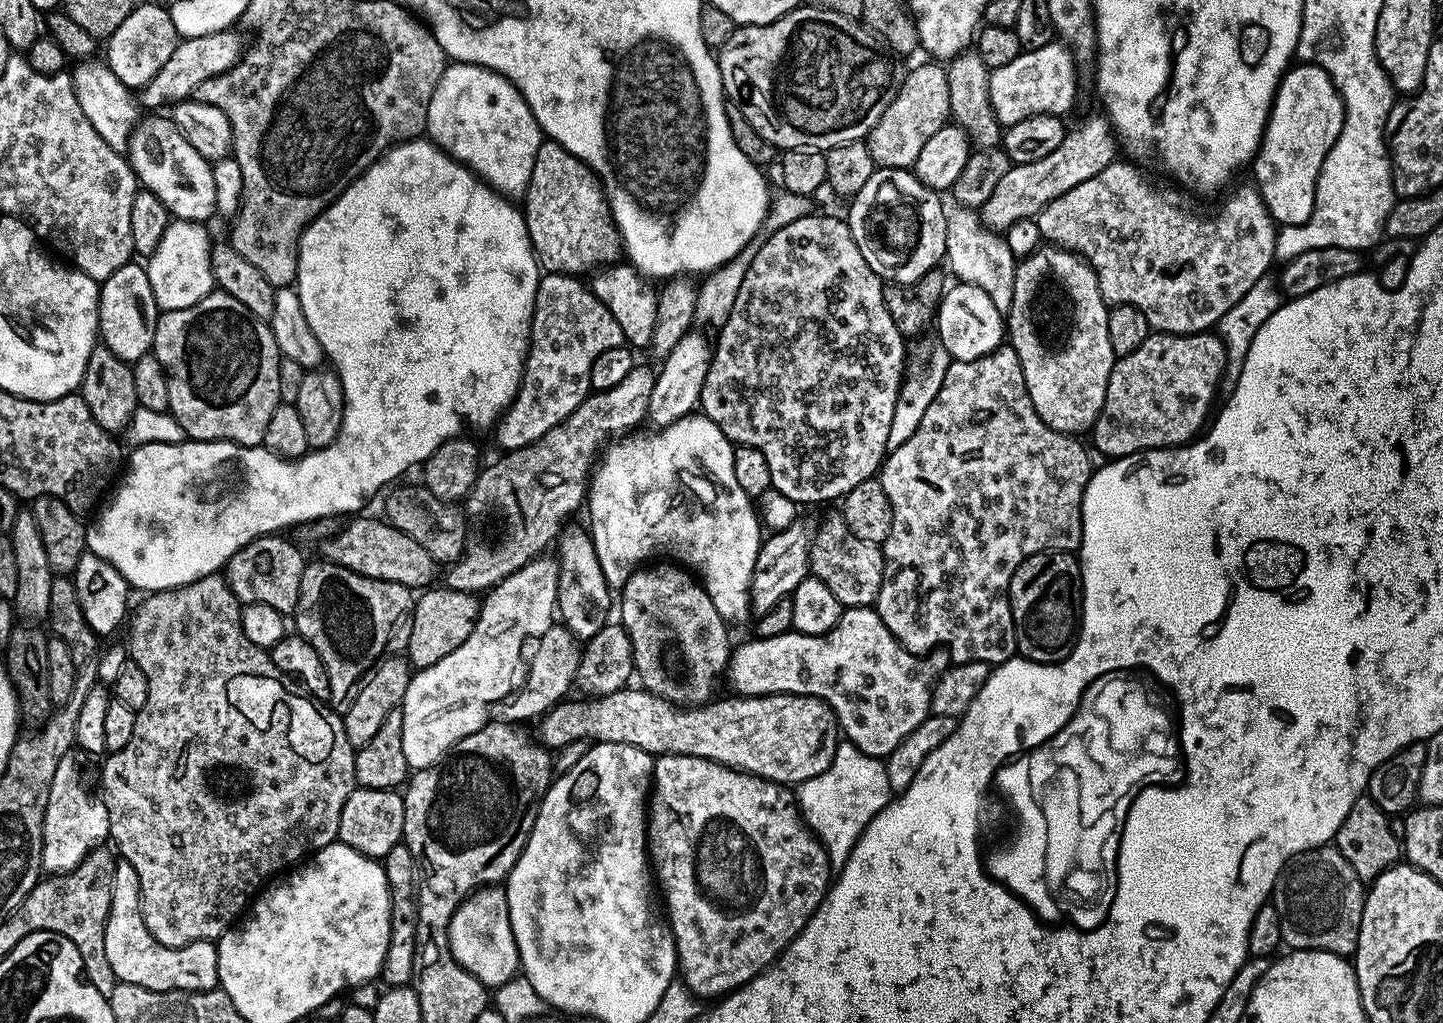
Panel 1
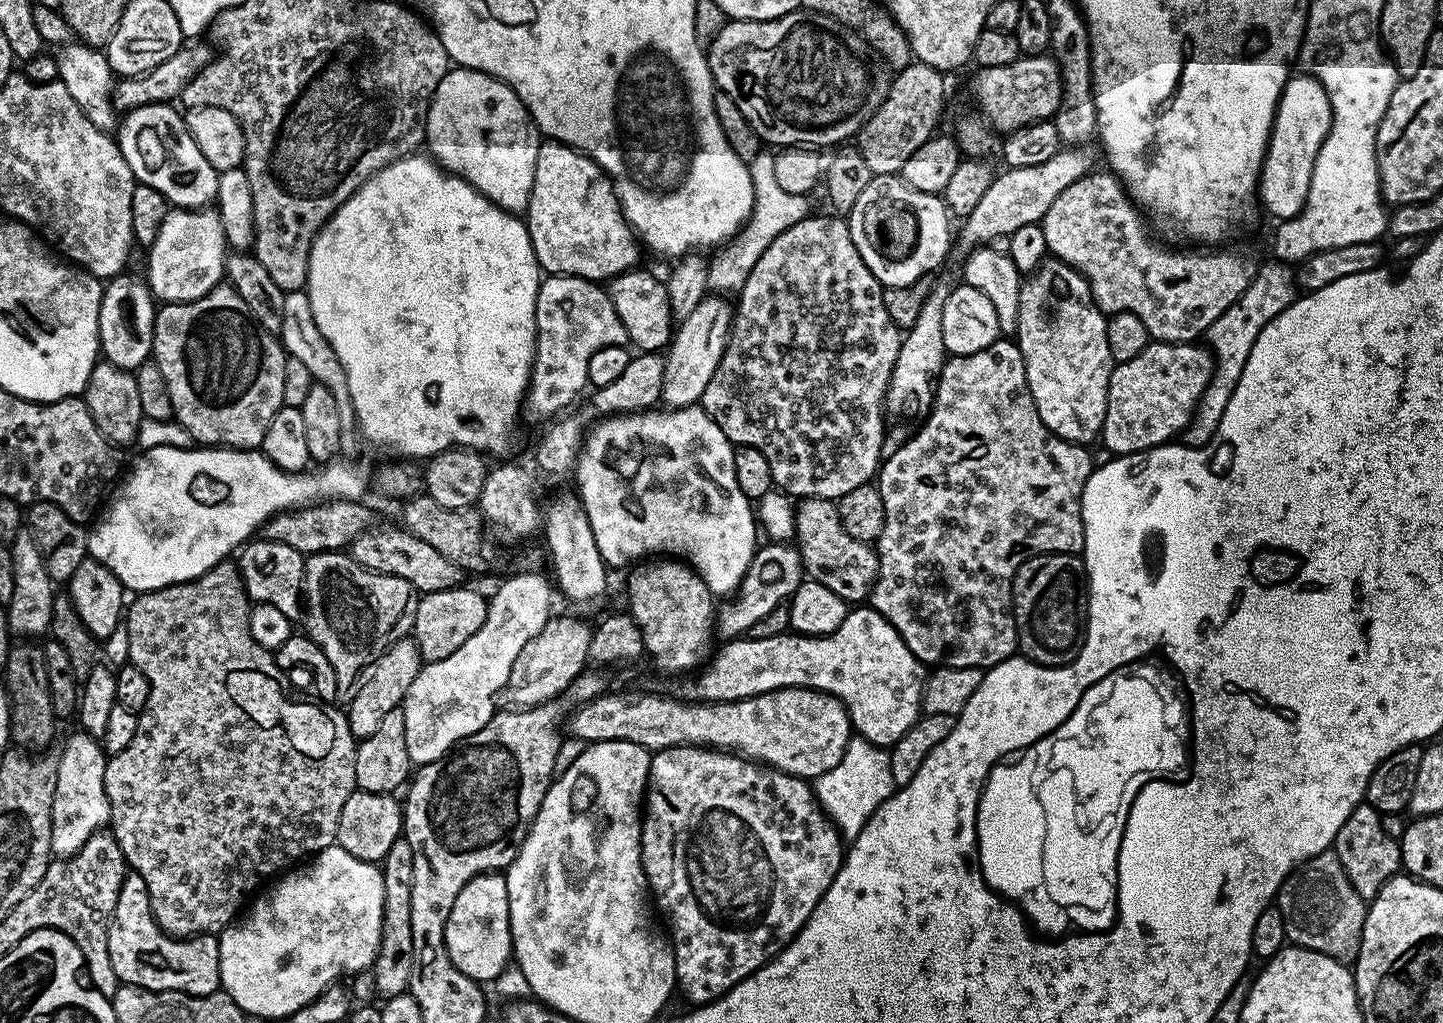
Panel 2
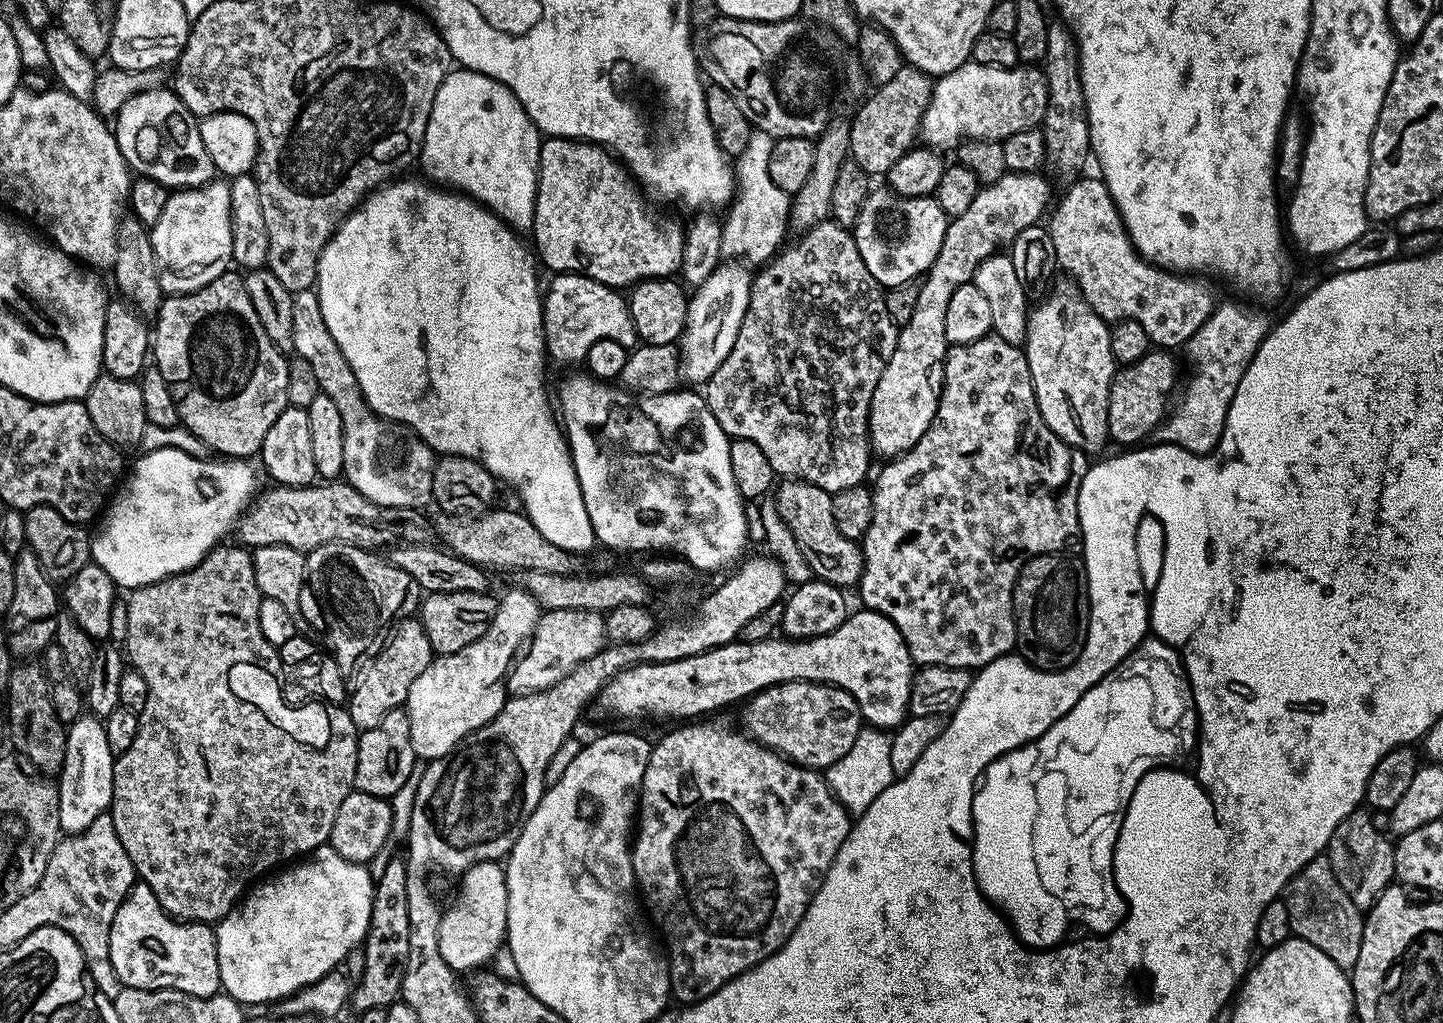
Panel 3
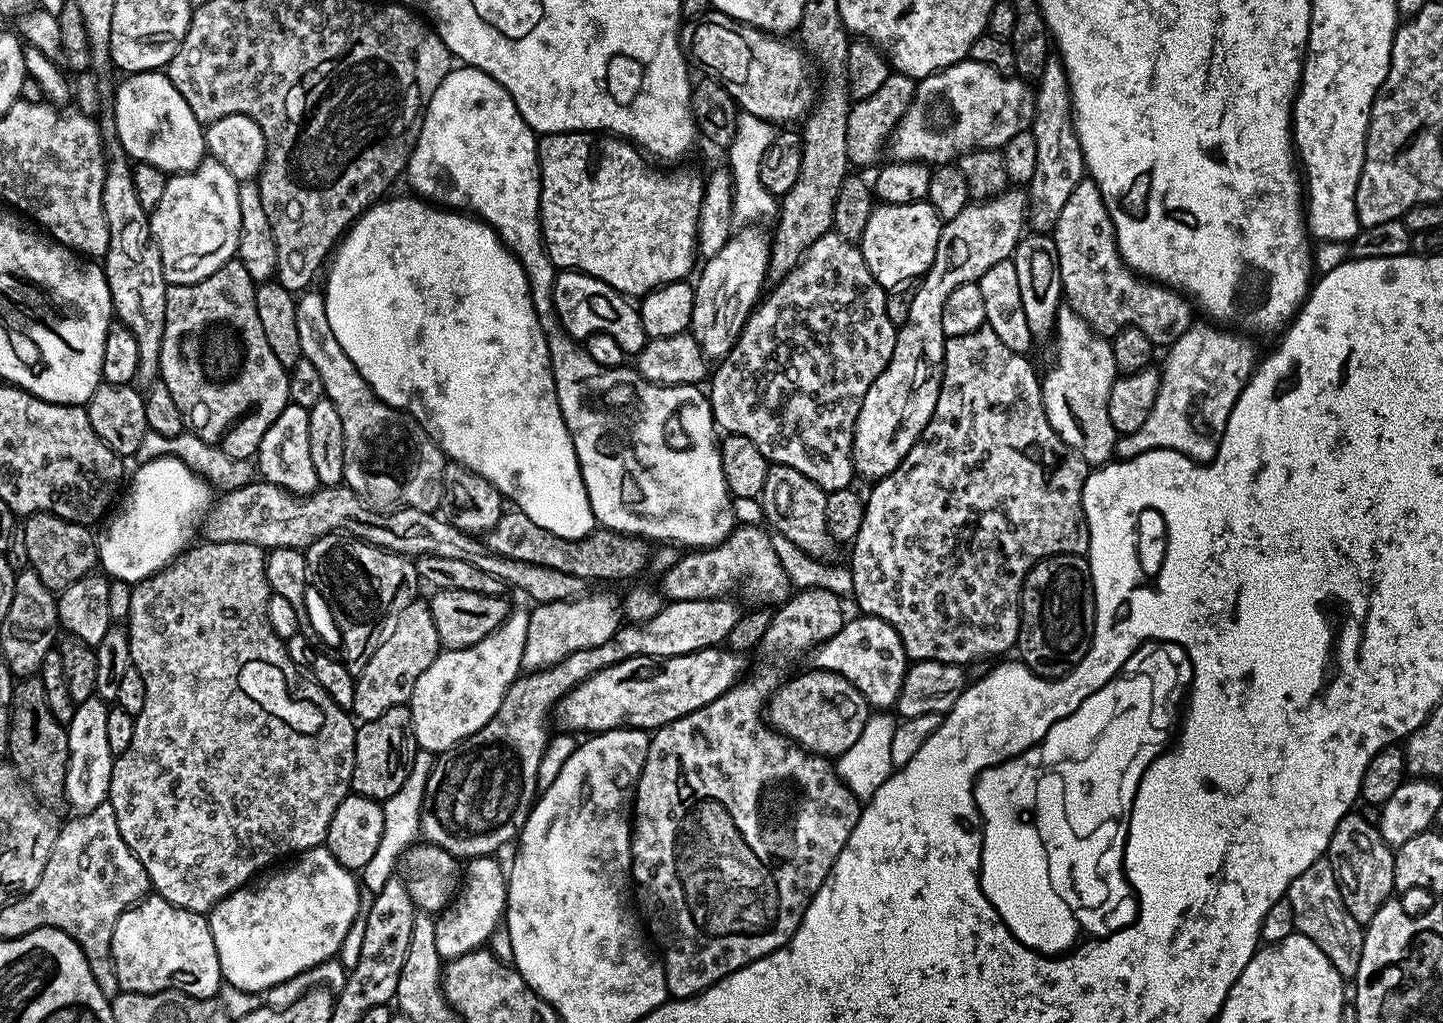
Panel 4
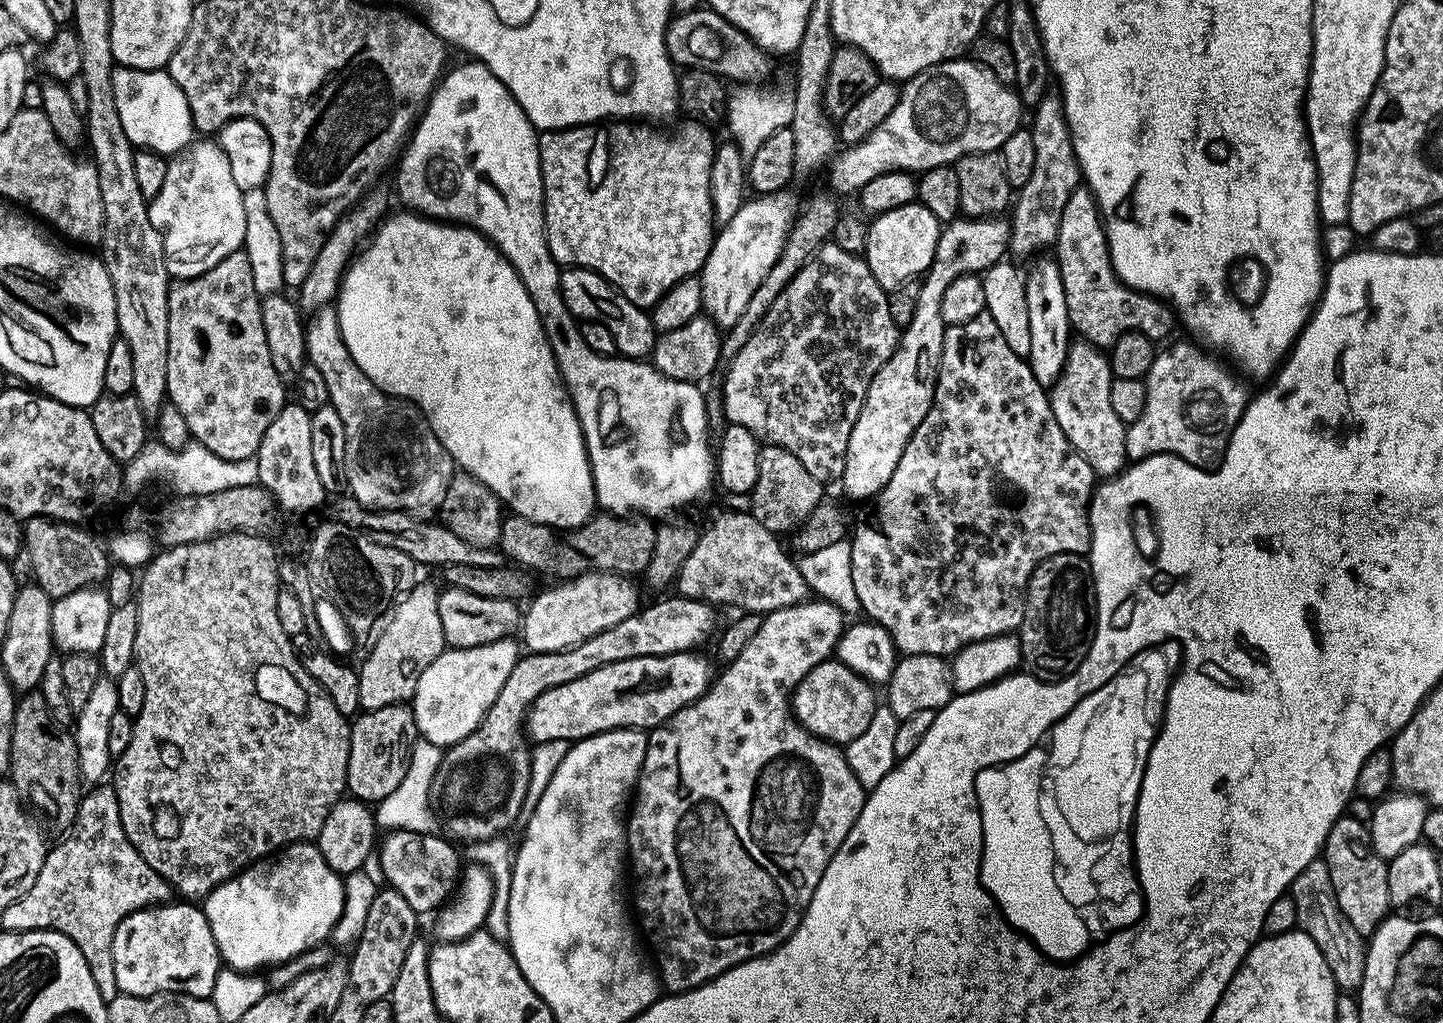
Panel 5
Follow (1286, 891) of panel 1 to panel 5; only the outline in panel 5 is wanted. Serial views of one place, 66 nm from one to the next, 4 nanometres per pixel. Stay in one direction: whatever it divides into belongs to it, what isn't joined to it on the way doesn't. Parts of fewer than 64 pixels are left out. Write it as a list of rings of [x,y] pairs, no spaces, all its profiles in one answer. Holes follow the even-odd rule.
[[[1317,858],[1298,874],[1291,886],[1290,895],[1298,910],[1296,919],[1299,931],[1304,932],[1322,950],[1322,958],[1326,958],[1326,966],[1330,966],[1330,974],[1334,978],[1337,989],[1356,990],[1362,982],[1362,974],[1366,970],[1366,940],[1350,926],[1346,914],[1338,906],[1338,898],[1334,894],[1334,886],[1330,882],[1330,870],[1323,858]]]

